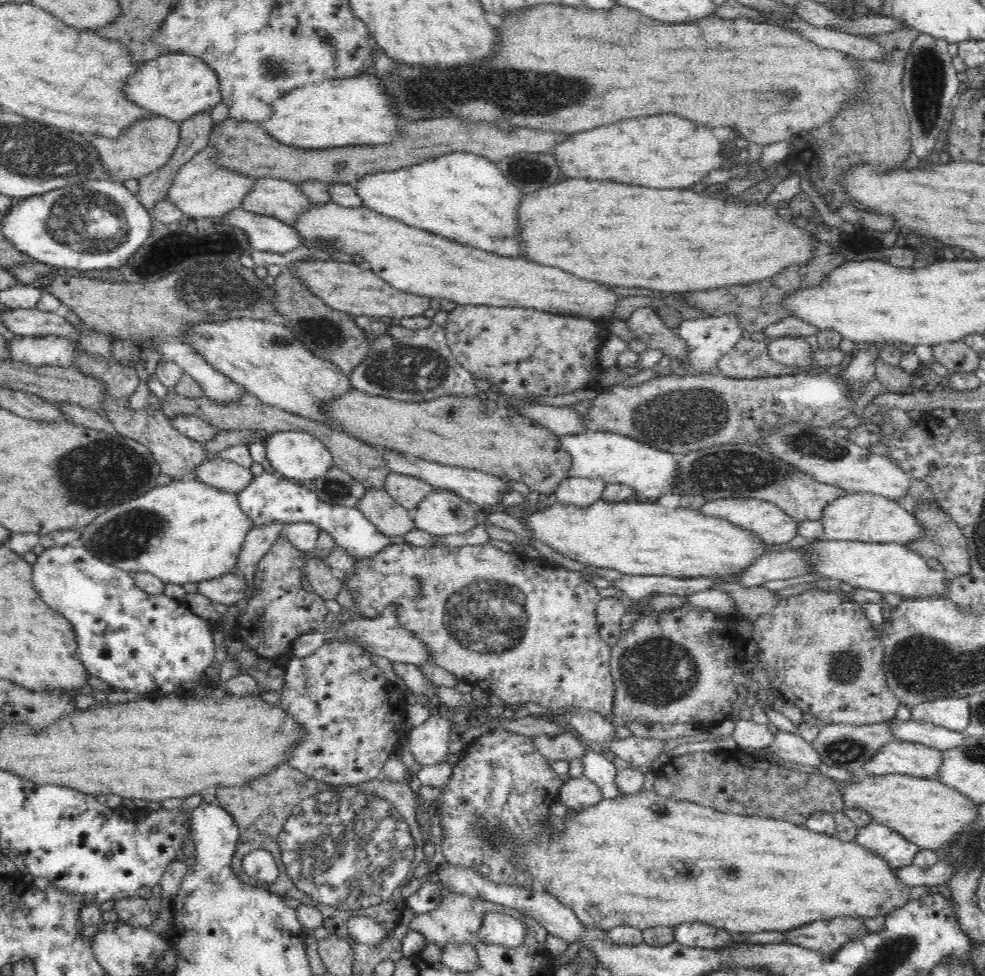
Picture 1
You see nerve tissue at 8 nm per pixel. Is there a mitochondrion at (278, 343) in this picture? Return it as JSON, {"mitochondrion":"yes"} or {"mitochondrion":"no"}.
{"mitochondrion":"yes"}

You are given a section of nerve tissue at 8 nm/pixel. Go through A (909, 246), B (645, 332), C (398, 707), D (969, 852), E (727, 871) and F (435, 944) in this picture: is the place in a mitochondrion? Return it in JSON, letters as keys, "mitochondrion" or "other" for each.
{"A":"other","B":"other","C":"other","D":"mitochondrion","E":"mitochondrion","F":"other"}

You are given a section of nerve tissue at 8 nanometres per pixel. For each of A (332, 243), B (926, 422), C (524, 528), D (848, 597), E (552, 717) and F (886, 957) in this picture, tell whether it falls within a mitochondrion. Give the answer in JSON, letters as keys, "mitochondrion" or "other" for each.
{"A":"mitochondrion","B":"other","C":"other","D":"other","E":"other","F":"mitochondrion"}

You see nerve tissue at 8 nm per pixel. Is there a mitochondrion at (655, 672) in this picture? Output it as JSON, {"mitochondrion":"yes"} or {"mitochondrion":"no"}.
{"mitochondrion":"yes"}

